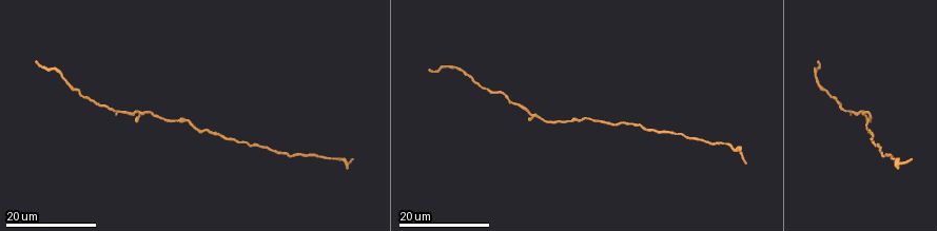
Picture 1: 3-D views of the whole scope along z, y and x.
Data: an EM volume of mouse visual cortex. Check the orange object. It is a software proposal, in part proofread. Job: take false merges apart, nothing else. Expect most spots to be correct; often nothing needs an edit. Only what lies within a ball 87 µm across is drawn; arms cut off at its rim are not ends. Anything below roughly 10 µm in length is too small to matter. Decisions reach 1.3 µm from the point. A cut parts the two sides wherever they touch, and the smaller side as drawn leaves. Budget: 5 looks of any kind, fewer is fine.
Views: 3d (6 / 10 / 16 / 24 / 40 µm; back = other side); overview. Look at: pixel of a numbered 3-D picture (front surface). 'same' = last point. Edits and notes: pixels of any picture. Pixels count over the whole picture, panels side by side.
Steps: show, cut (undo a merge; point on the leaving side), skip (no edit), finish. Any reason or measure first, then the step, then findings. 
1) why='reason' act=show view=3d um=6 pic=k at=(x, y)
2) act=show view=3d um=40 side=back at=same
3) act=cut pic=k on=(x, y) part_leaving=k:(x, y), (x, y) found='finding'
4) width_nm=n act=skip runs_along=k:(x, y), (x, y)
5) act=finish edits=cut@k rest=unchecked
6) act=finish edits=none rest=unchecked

why='narrows sharply' act=show view=3d um=16 pic=1 at=(693, 138)

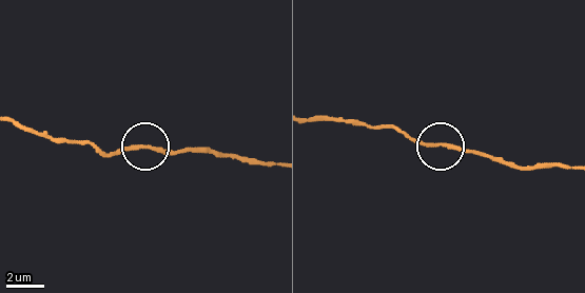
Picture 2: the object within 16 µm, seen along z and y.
act=show view=3d um=6 pic=2 at=(142, 145)

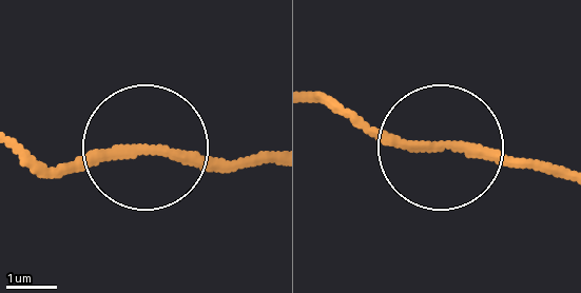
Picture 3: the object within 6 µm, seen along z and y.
act=skip found='all the same neuron'

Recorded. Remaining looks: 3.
why='a narrow waist' act=show view=3d um=24 pic=1 at=(115, 109)

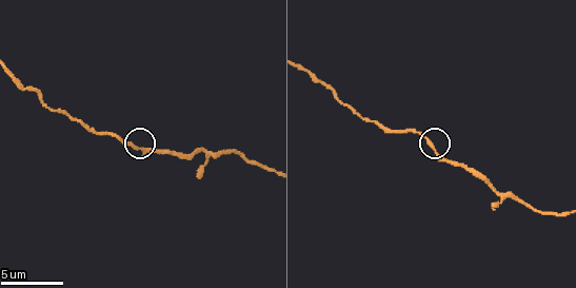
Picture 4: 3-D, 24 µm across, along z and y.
act=show view=3d um=6 pic=4 at=(137, 147)

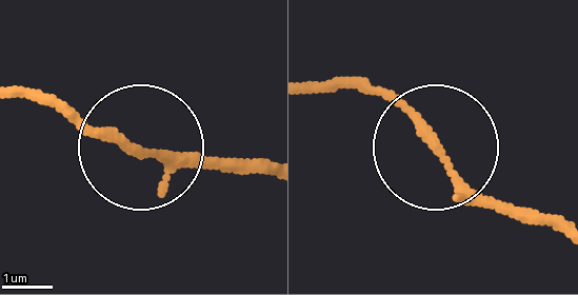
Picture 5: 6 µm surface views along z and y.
arms=3 act=skip runs_along=5:(564, 236), (476, 194), (414, 119), (355, 85) found='all the same neuron'

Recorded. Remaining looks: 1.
act=finish edits=none rest=unchecked

